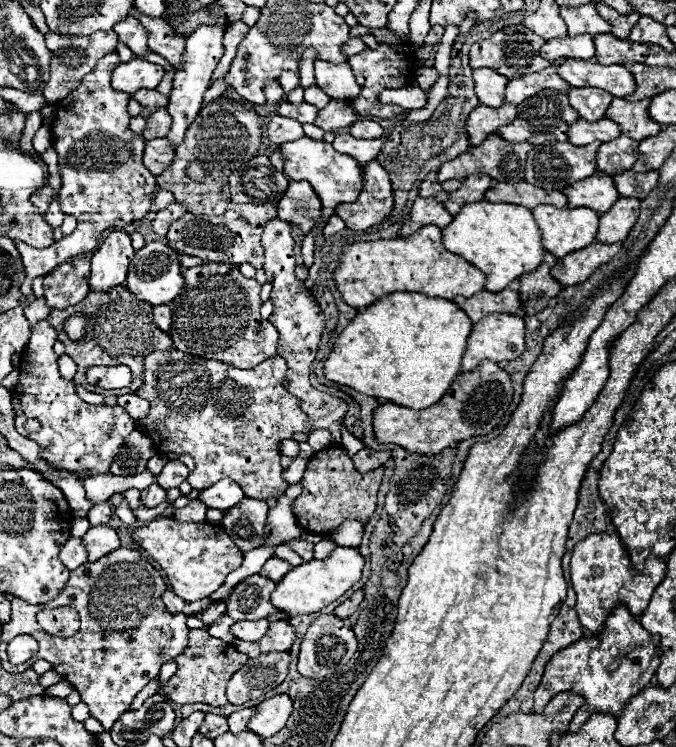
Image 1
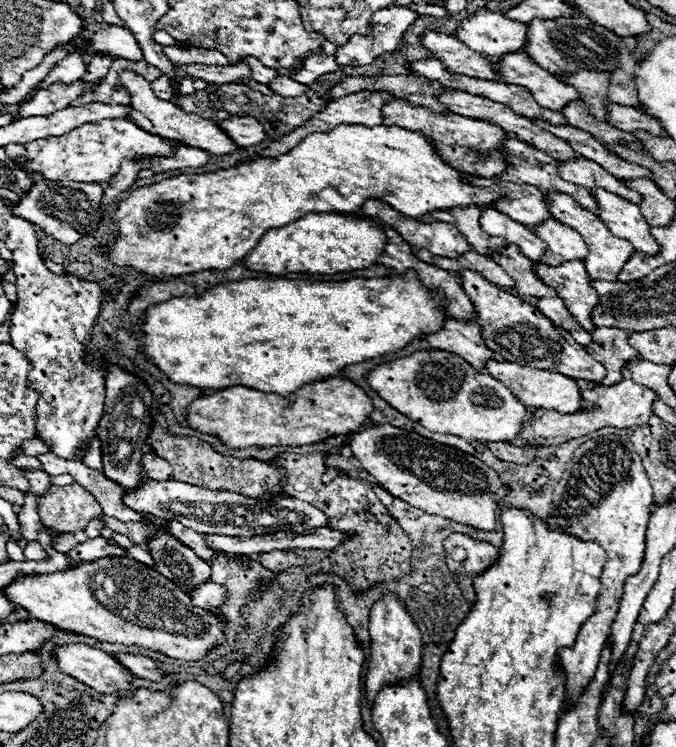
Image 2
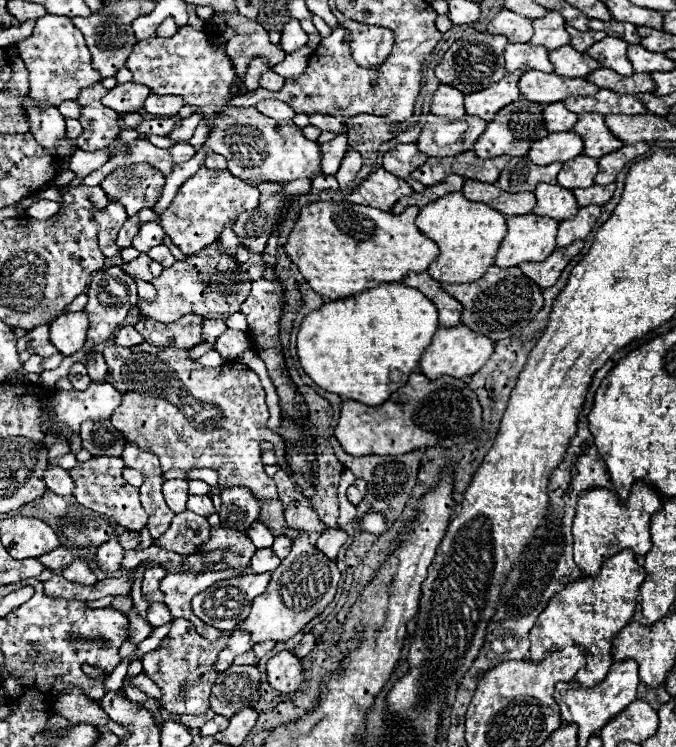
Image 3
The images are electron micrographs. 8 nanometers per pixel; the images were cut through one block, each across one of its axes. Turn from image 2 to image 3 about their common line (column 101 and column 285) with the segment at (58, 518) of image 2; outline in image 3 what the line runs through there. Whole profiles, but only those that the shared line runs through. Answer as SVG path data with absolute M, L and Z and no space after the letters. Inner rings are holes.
M290 502L284 508L284 516L286 522L296 528L296 530L304 530L304 532L324 532L328 526L320 520L320 516L316 514L314 508L308 508L300 502Z

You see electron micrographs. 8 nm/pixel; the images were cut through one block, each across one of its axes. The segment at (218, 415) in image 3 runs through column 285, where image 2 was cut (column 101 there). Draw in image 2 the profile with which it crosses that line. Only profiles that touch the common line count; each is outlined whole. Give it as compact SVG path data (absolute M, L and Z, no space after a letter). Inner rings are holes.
M94 438L94 440L91 441L90 448L83 461L88 467L92 469L102 470L103 464L101 442L98 440L98 438Z

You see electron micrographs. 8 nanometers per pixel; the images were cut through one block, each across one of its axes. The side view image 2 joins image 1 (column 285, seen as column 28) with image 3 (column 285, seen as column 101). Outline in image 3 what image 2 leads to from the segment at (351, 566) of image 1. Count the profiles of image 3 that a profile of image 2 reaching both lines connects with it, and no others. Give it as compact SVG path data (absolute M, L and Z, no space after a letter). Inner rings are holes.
M300 530L300 536L294 538L292 552L272 572L266 592L256 596L256 600L252 602L250 616L242 622L240 628L244 632L250 632L254 644L264 640L286 642L334 600L338 580L340 570L336 568L336 564L328 556L324 556L318 548L314 548L308 542L308 534Z

